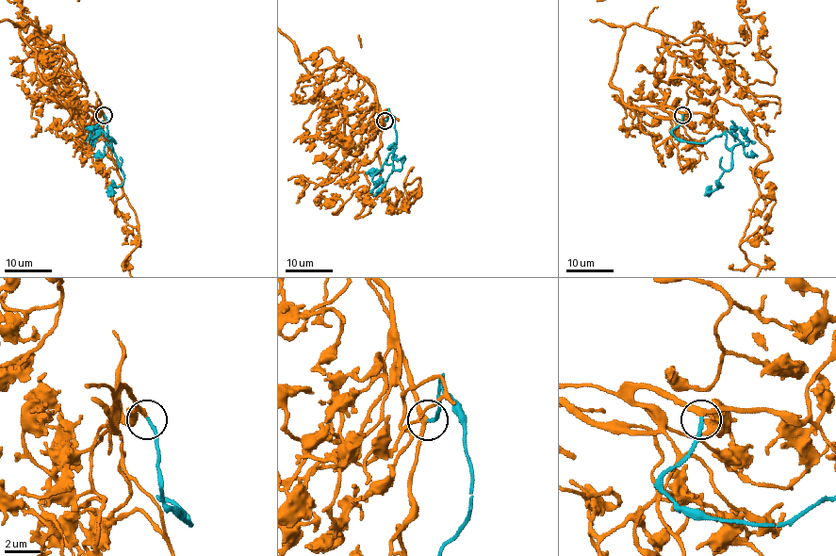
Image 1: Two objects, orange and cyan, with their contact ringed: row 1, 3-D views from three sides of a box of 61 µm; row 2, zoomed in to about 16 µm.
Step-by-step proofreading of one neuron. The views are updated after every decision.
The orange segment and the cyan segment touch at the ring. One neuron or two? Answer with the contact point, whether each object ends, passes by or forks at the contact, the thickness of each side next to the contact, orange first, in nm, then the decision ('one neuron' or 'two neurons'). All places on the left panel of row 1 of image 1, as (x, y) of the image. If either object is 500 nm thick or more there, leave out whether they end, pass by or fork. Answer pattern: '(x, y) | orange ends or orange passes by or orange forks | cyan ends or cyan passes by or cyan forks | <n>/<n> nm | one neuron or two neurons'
(104, 115) | orange passes by | cyan ends | 280/200 nm | one neuron

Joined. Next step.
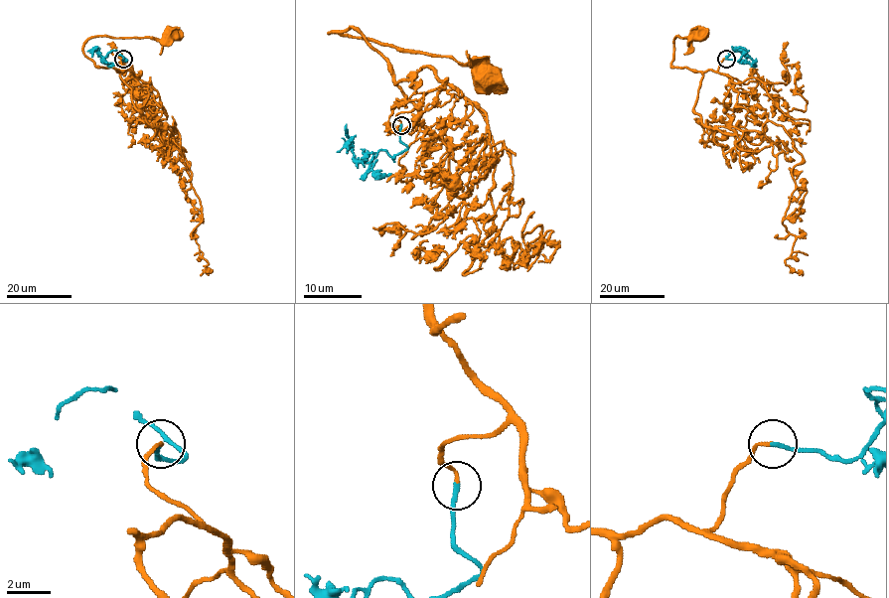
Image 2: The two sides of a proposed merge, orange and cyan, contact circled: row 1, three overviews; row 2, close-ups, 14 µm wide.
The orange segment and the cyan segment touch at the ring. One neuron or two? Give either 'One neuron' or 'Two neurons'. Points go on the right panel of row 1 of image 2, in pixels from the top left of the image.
One neuron

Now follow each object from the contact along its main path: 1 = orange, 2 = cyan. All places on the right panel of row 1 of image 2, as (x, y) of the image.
1: (726, 58), (715, 71), (692, 71), (670, 66), (677, 36), (692, 40), (698, 34)
2: (726, 58), (738, 61), (744, 53), (740, 50), (746, 57), (746, 52), (742, 48), (734, 49), (725, 57)

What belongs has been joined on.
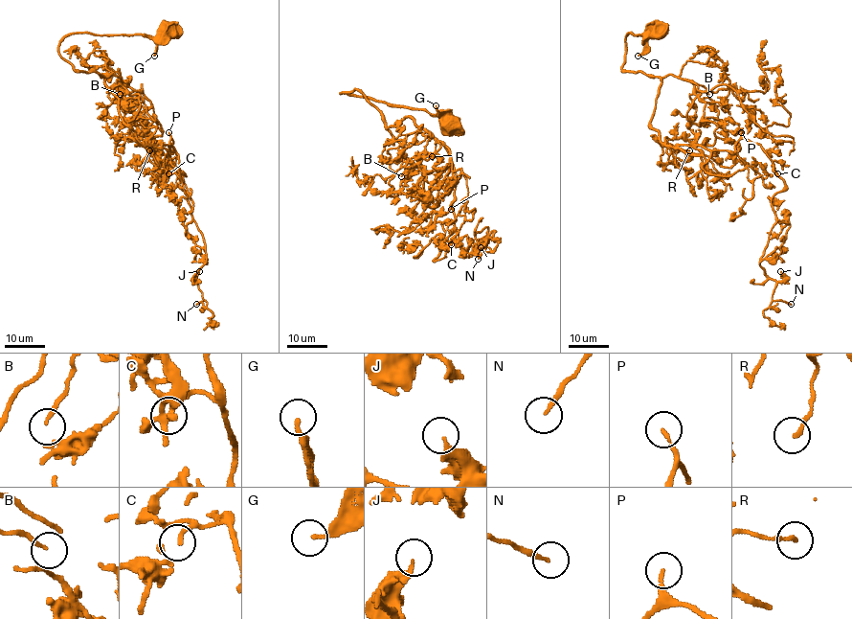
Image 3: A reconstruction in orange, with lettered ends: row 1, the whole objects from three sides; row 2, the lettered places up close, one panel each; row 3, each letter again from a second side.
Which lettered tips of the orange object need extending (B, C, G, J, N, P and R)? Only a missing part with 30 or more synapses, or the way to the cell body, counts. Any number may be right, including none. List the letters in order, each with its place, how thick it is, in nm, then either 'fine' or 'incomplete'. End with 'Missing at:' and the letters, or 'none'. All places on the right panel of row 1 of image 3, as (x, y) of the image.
B: (709, 94) | 130 nm | incomplete
C: (777, 173) | 160 nm | fine
G: (638, 56) | 190 nm | fine
J: (780, 271) | 240 nm | fine
N: (791, 304) | 160 nm | fine
P: (741, 132) | 140 nm | incomplete
R: (689, 150) | 160 nm | fine
Missing at: B, P

